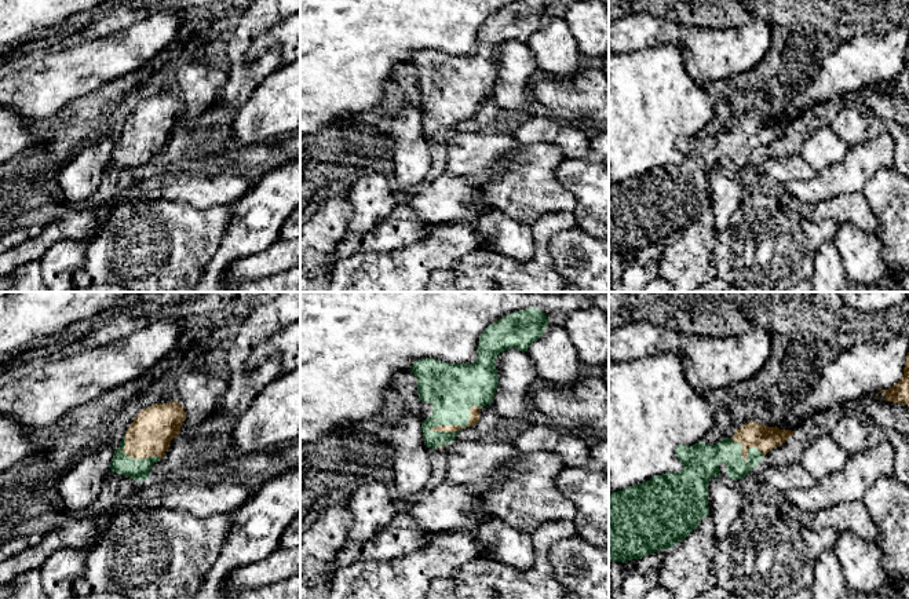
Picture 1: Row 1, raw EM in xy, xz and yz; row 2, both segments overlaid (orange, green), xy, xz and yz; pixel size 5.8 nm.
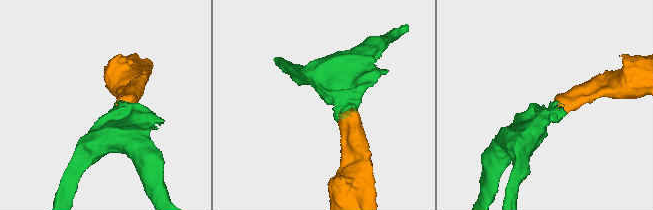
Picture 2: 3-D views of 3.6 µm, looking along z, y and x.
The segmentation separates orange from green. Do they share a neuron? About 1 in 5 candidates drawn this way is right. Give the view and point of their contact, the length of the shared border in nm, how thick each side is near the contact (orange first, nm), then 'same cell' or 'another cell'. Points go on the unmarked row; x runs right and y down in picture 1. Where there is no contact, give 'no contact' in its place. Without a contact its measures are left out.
contact xz (460, 117); length 340 nm; calibres 60 and 300 nm; same cell

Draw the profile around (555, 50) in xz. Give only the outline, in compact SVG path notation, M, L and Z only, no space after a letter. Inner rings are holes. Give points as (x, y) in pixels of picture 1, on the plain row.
M548 15L543 28L527 40L537 69L550 73L555 78L570 78L580 73L581 52L567 23L554 15Z

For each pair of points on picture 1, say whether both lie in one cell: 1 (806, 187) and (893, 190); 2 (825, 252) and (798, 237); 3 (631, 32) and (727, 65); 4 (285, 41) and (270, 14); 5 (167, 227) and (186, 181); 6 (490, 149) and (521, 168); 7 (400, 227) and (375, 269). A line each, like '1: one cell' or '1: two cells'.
1: two cells
2: two cells
3: one cell
4: two cells
5: two cells
6: two cells
7: two cells

